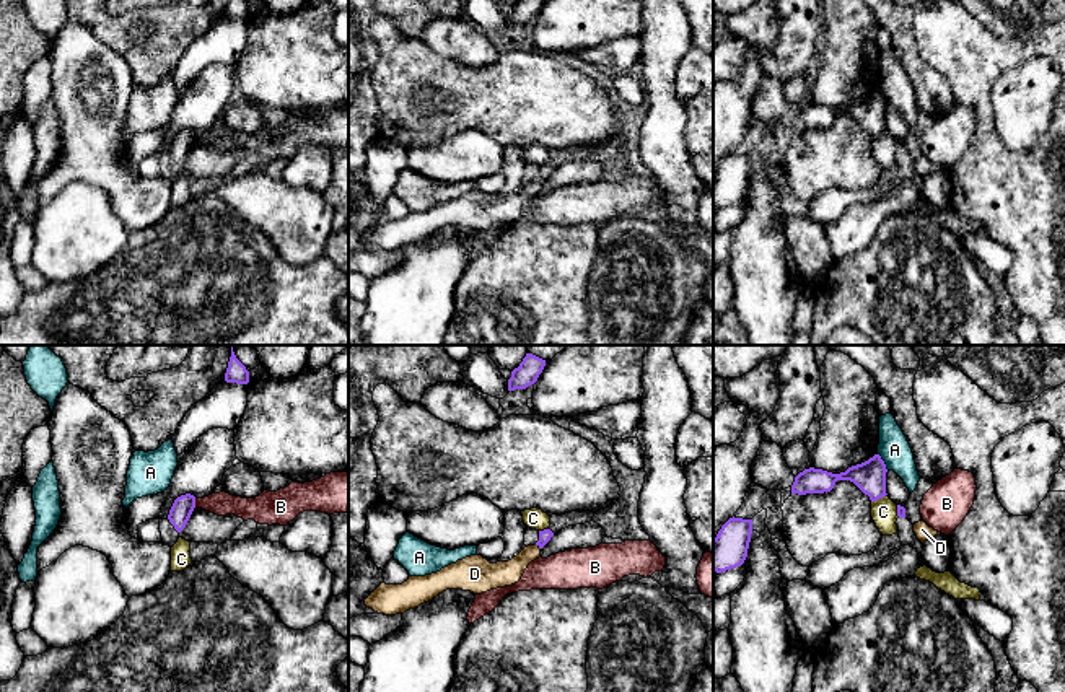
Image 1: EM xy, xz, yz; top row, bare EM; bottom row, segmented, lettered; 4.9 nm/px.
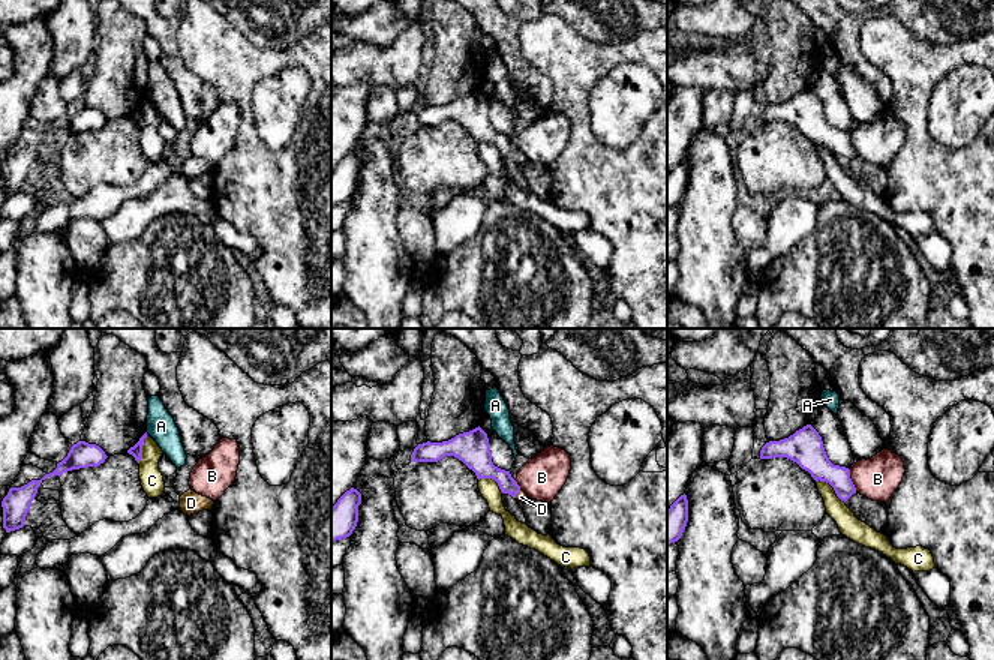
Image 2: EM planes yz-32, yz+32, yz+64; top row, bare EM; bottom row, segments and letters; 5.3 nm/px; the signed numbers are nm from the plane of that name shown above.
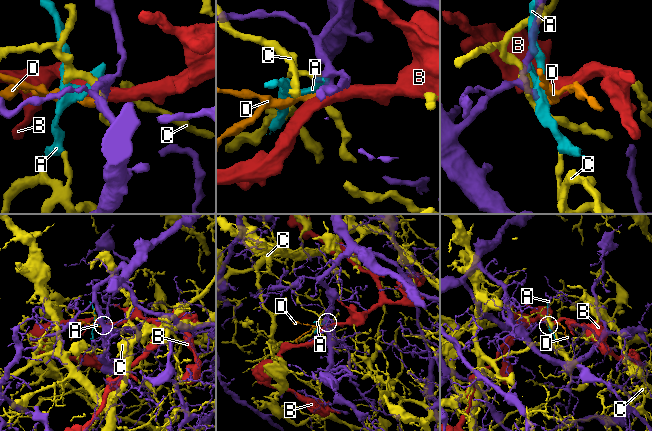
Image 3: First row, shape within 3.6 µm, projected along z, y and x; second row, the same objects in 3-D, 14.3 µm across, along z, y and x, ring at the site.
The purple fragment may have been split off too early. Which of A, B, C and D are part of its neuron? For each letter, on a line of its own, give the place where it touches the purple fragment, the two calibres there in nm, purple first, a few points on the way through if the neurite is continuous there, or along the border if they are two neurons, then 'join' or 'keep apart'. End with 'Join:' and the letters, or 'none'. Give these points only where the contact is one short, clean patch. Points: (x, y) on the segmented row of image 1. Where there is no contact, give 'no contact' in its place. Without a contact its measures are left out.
A: contact yz (883, 461); calibres 160 and 160 nm; border yz (878, 453), (888, 469); keep apart
B: contact xy (194, 503); calibres 110 and 120 nm; keep apart
C: contact yz (878, 499); calibres 160 and 130 nm; keep apart
D: contact xz (539, 547); calibres 60 and 130 nm; way xz (544, 536), (539, 547), (510, 572), (502, 573); join
Join: D

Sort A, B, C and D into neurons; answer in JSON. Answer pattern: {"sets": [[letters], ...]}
{"sets": [["A"], ["B"], ["C"], ["D"]]}

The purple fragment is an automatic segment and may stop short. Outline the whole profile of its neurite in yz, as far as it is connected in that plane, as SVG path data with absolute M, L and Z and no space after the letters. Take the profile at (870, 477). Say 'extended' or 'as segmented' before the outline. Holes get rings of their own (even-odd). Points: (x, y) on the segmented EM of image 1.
as segmented; M879 454L848 467L845 472L832 474L822 469L804 469L795 477L791 495L831 492L837 480L853 482L871 501L886 497L886 464Z

